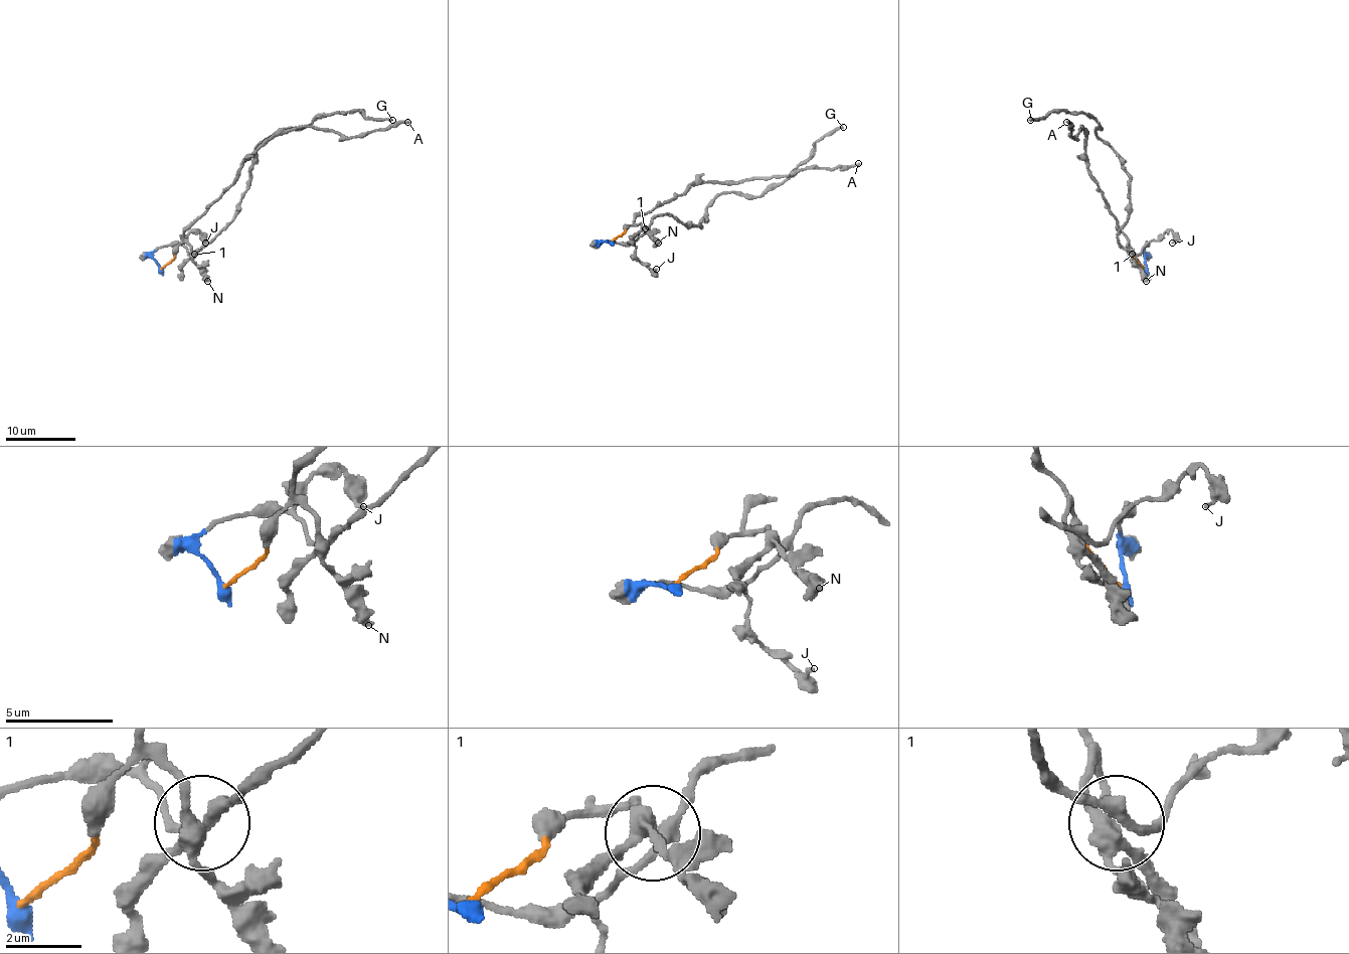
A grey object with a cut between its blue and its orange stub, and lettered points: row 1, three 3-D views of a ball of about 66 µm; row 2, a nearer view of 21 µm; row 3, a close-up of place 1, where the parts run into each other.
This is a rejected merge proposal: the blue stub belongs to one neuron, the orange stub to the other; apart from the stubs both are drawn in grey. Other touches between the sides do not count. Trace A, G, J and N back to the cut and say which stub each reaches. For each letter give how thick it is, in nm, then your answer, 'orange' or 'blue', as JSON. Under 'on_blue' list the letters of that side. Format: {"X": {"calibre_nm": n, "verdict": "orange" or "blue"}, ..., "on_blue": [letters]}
{"A": {"calibre_nm": 240, "verdict": "orange"}, "G": {"calibre_nm": 220, "verdict": "blue"}, "J": {"calibre_nm": 240, "verdict": "blue"}, "N": {"calibre_nm": 600, "verdict": "orange"}, "on_blue": ["G", "J"]}

